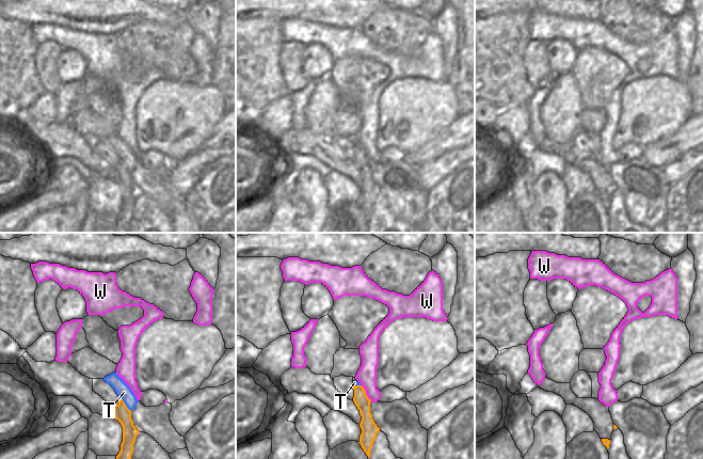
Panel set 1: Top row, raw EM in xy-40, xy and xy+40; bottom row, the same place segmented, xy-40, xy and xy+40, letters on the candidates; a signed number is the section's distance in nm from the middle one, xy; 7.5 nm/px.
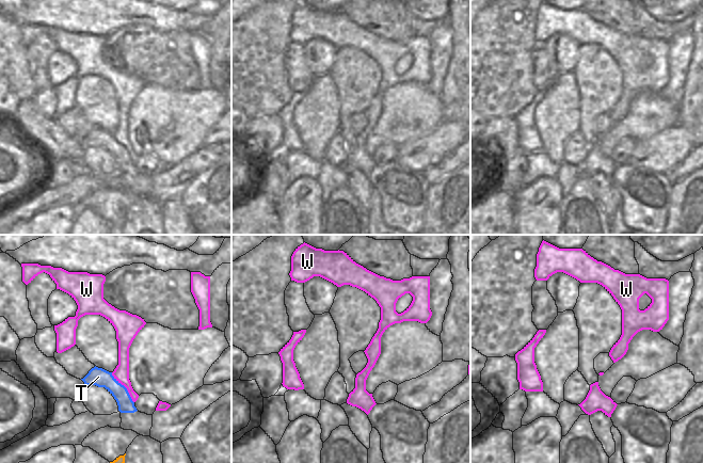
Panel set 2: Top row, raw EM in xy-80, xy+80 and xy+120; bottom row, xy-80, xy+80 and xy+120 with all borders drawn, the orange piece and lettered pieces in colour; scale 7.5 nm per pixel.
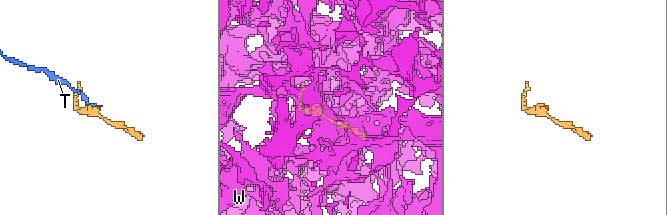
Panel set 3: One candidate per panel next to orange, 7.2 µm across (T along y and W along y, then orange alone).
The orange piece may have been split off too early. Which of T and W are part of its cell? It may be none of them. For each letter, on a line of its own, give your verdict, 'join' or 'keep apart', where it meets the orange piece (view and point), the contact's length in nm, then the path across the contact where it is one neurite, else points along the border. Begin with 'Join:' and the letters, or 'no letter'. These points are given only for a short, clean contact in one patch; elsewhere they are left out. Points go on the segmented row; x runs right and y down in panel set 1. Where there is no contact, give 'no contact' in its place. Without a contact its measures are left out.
Join: no letter
T: keep apart; meets orange in xy-40 at (124, 404); contact 140 nm long
W: keep apart; meets orange in xy at (365, 393); contact 150 nm long

